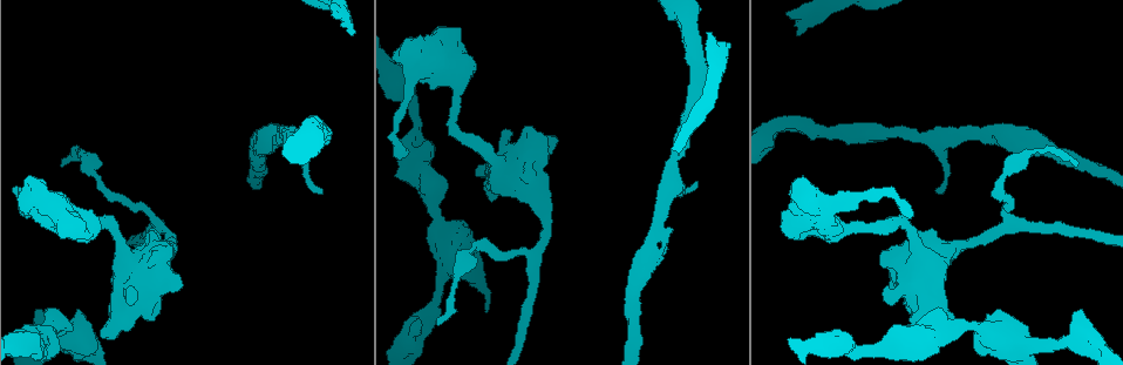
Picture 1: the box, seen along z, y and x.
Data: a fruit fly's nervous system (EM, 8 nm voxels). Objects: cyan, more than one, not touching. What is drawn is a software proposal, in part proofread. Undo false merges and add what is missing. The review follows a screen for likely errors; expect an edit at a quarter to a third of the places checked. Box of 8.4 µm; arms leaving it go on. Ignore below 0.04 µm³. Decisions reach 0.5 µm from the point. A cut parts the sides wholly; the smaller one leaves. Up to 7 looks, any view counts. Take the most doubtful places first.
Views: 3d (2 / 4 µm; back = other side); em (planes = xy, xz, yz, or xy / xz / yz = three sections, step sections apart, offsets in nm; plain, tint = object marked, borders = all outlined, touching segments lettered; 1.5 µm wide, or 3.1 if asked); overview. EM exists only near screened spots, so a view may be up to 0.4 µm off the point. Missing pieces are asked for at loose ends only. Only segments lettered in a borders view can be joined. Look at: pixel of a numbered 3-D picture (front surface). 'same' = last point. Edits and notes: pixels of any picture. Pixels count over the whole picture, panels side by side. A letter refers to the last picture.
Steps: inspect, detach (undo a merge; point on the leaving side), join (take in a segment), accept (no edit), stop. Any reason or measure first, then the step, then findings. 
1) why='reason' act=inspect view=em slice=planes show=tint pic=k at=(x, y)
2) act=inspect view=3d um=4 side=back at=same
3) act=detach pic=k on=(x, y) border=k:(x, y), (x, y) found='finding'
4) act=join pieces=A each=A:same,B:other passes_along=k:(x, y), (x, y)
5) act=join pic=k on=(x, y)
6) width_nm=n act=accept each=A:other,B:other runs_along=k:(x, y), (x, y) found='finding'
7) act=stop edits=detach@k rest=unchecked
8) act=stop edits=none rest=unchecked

act=inspect view=3d um=2 side=back pic=1 at=(320, 193)

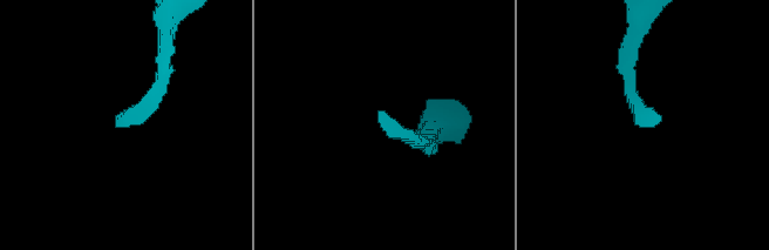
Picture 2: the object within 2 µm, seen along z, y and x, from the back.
why='shape alone is not enough' act=inspect view=em slice=xz step=4 show=tint pic=2 at=(117, 126)

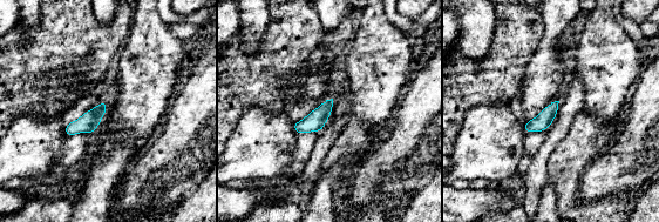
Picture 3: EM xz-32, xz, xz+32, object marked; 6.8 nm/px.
why='what lies round it' act=inspect view=em slice=xz step=4 show=borders at=same

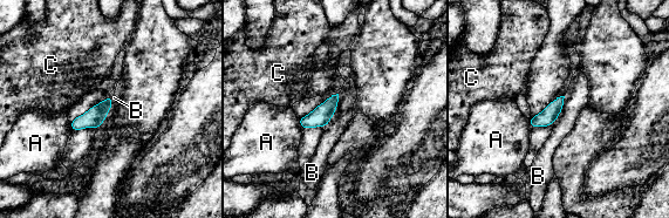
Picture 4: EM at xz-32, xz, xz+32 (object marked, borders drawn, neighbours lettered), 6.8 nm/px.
act=accept each=A:other,B:other,C:other border=4:(339, 94), (336, 109), (326, 127) found='none of them fits'

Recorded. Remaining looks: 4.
why='thin end' act=inspect view=em slice=yz step=4 show=tint pic=1 at=(400, 157)

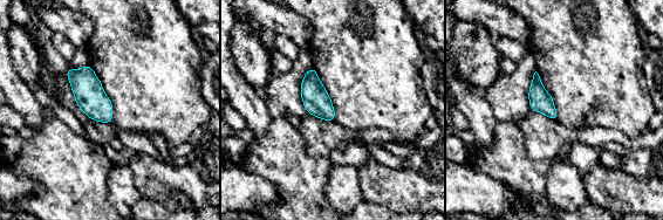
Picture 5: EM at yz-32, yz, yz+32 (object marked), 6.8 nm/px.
act=inspect view=em slice=planes show=tint at=same

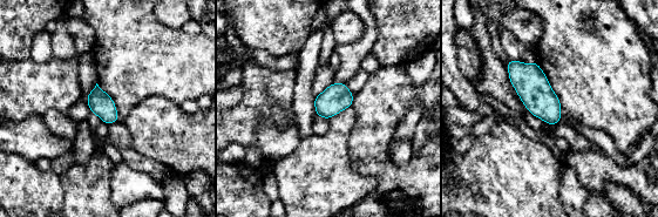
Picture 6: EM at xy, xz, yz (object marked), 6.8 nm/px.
why='what lies round it' act=inspect view=em slice=planes show=borders at=same

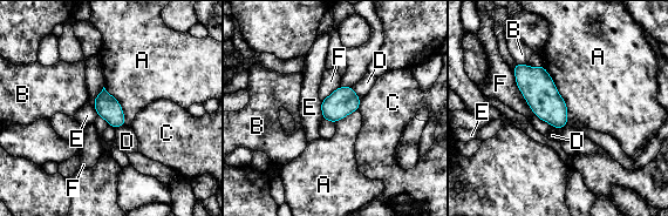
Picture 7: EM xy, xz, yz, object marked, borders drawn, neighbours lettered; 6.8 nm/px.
act=accept each=A:other,B:other,C:other,D:other,E:other,F:other border=7:(543, 65), (565, 102), (567, 125) found='none of them fits'

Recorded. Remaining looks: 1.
act=stop edits=none rest=unchecked

